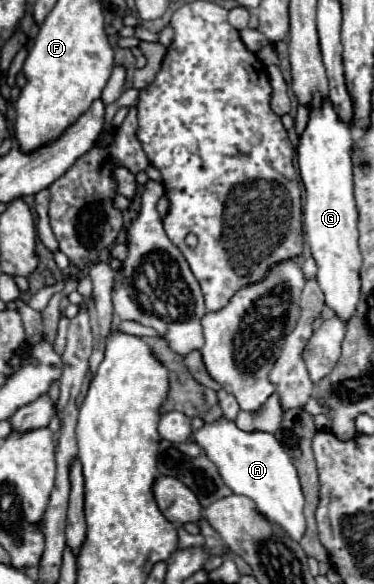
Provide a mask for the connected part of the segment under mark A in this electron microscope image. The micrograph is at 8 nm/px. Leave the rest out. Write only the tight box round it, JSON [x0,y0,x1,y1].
[192,416,304,540]

